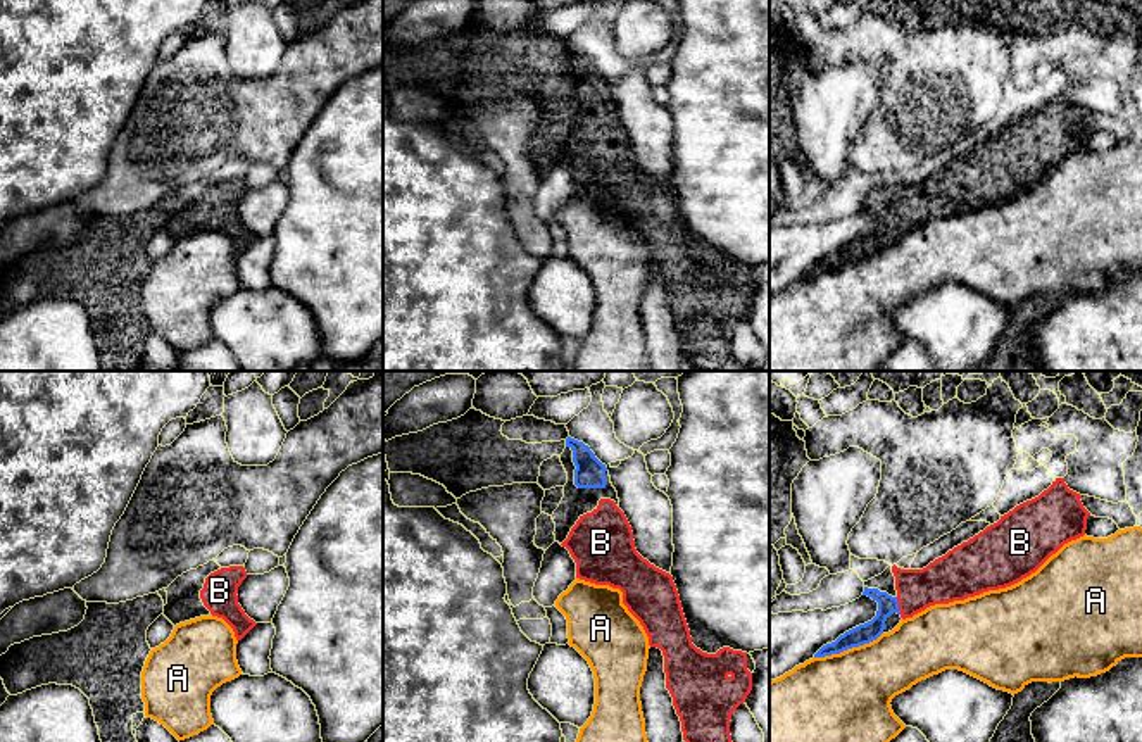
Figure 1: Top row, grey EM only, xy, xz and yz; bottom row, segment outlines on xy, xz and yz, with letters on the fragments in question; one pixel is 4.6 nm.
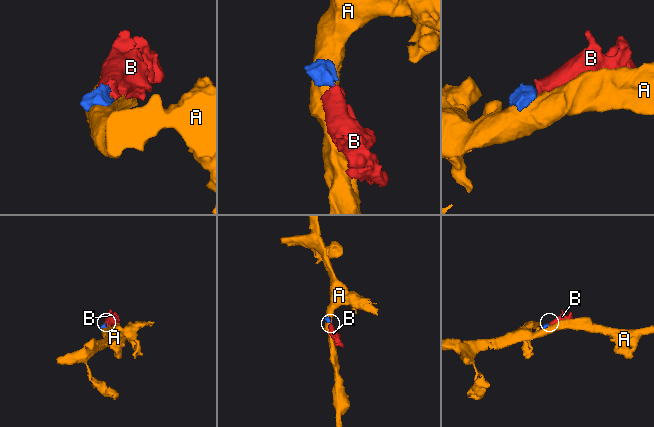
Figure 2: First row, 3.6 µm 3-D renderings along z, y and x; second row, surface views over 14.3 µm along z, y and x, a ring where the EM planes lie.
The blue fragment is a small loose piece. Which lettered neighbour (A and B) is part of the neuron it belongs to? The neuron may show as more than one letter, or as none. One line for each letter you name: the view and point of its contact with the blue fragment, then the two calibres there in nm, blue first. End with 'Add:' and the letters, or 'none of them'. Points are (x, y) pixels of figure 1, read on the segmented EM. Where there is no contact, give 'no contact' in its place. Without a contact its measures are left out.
B: meets blue in yz at (897, 606); 90 nm thick on the blue side, 200 nm on the other
Add: B

